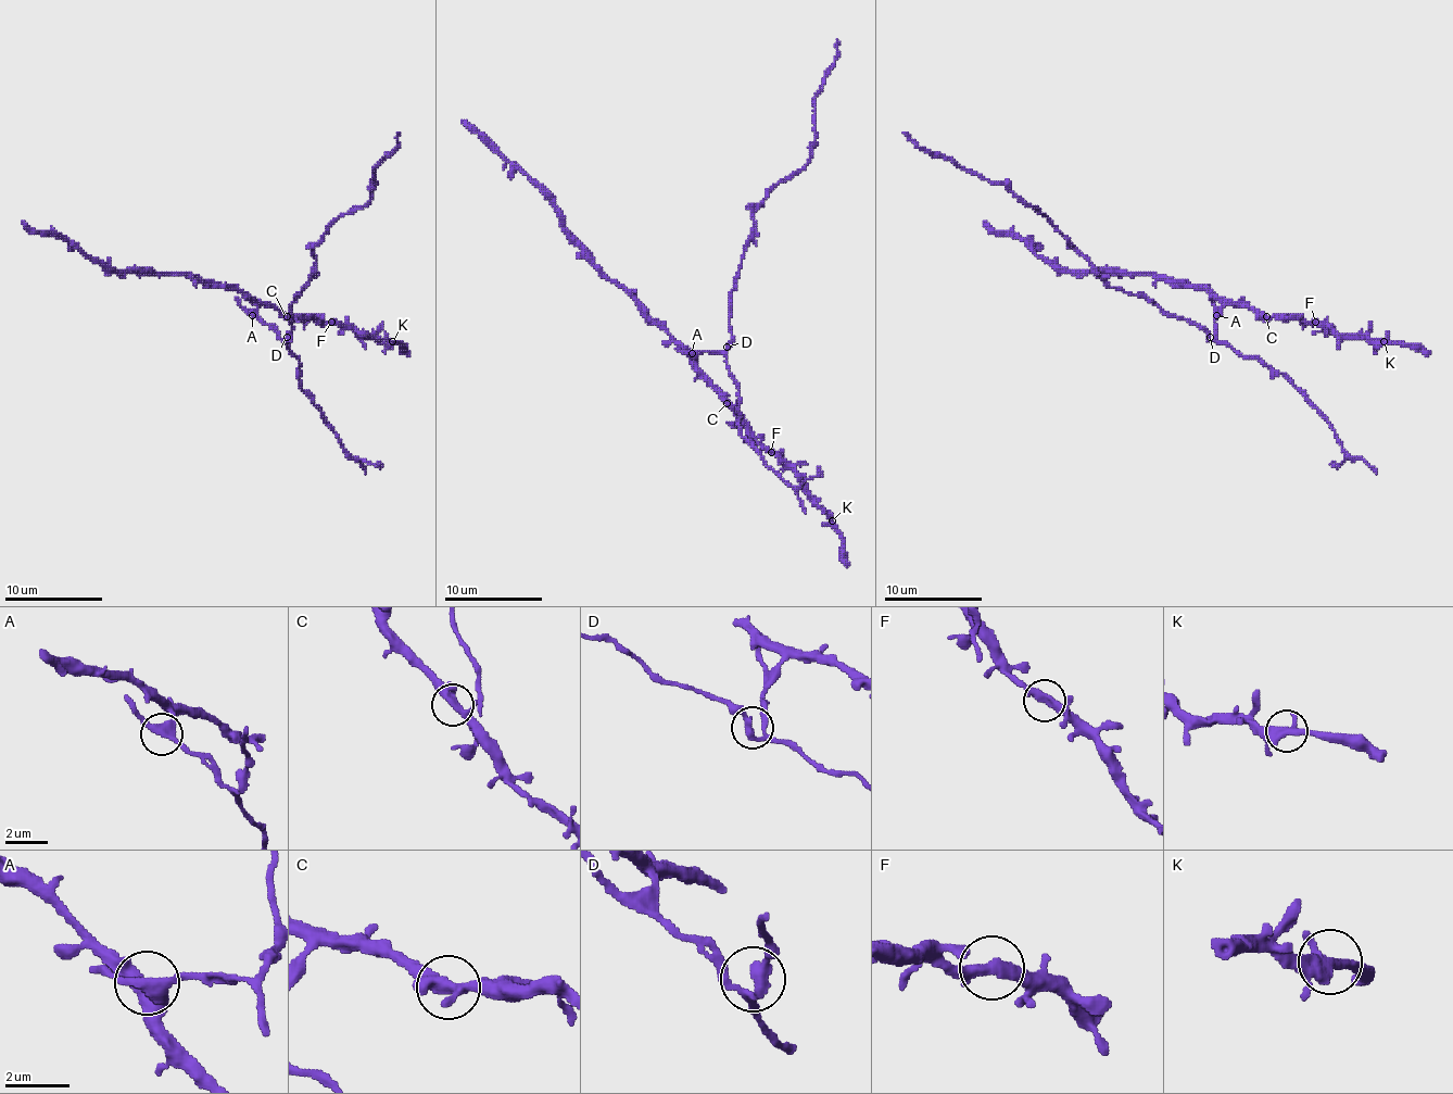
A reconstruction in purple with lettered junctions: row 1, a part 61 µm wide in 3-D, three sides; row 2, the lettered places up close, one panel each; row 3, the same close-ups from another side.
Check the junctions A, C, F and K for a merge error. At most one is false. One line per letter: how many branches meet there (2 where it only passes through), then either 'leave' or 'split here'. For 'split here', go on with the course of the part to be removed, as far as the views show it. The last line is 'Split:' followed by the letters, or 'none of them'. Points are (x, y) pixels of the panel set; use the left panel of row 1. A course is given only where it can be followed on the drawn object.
A: 3 | split here | (252, 314), (287, 341), (289, 306), (316, 261), (314, 246), (368, 201), (375, 167), (398, 145), (398, 133)
C: 3 | leave
F: 2 | leave
K: 3 | leave
Split: A

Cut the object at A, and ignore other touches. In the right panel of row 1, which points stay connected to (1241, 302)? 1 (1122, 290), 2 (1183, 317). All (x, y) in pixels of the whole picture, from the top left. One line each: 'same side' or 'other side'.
1: other side
2: other side

